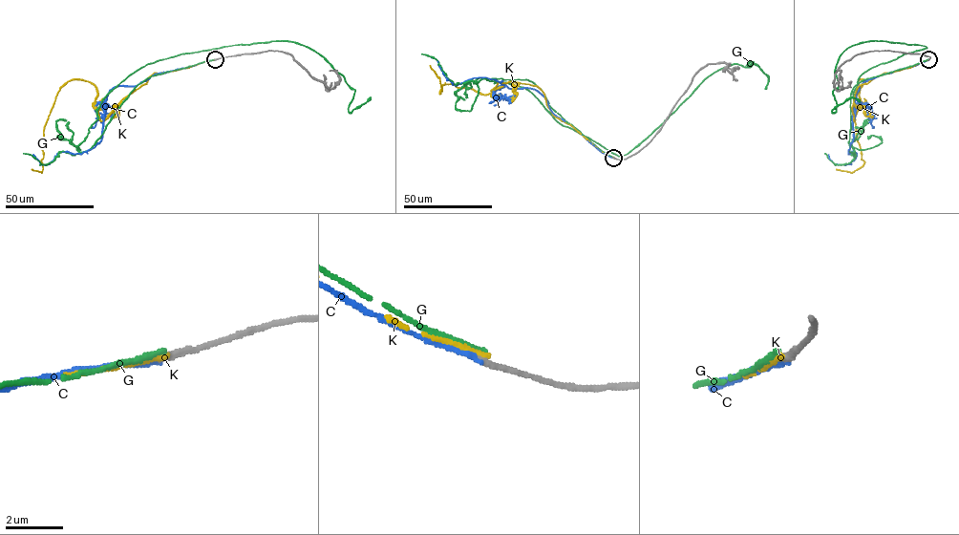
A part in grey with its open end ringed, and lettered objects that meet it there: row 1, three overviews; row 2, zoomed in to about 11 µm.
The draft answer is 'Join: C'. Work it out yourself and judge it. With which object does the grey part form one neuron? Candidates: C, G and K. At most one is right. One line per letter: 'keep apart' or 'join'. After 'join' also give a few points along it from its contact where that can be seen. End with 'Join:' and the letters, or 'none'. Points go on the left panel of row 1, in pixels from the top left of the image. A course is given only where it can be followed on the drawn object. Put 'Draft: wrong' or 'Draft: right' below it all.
C: join | via (215, 59), (116, 86), (94, 147), (59, 152), (47, 164), (32, 154)
G: keep apart
K: keep apart
Join: C
Draft: right

